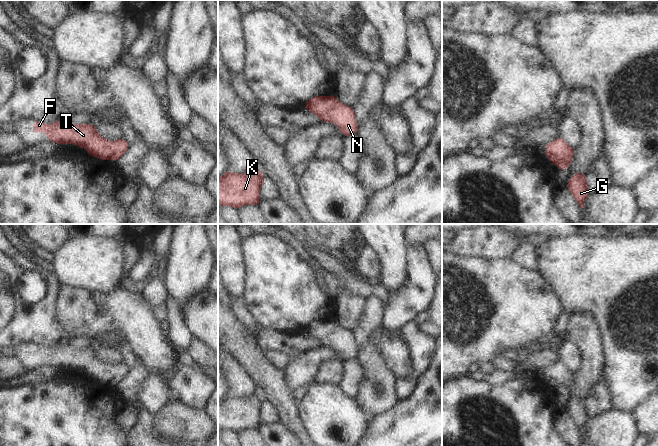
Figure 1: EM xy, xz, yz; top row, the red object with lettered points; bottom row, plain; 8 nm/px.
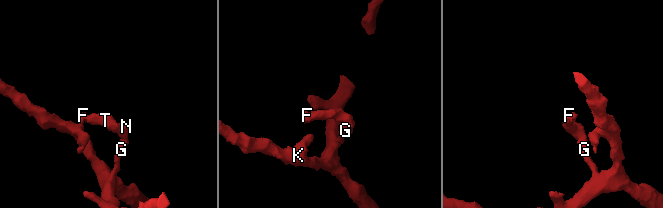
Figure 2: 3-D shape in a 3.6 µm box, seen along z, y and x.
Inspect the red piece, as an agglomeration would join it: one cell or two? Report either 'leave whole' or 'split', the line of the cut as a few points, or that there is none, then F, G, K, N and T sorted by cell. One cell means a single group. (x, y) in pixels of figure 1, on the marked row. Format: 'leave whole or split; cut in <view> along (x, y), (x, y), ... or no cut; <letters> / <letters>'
leave whole; no cut; F G K N T

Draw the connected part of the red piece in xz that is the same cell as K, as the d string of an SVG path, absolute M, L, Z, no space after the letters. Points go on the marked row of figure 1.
M257 167L246 174L234 174L229 170L218 178L218 205L239 208L243 205L258 204L260 184L265 180Z

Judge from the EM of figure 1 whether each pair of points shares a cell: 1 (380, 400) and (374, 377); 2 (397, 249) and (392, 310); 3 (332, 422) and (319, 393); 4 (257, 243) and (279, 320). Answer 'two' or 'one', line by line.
1: one
2: two
3: one
4: one

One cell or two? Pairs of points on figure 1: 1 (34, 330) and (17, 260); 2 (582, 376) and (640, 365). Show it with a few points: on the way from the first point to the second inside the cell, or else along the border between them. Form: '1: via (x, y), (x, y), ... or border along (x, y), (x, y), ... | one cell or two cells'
1: via (17, 313), (12, 308), (13, 291), (10, 277) | one cell
2: border along (604, 345), (605, 364), (603, 369) | two cells

